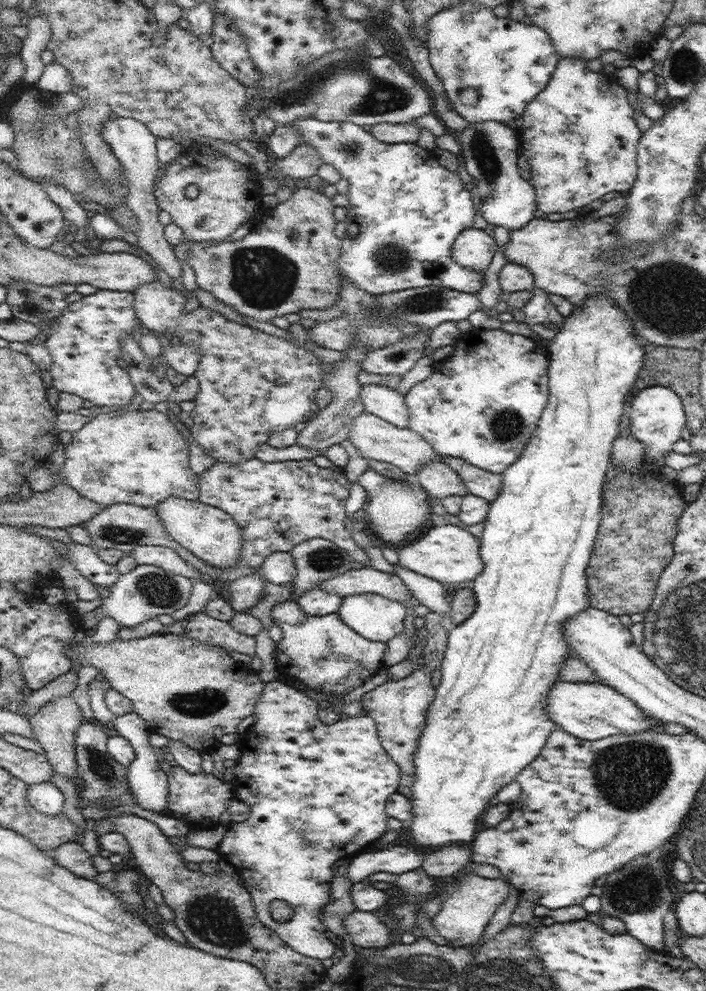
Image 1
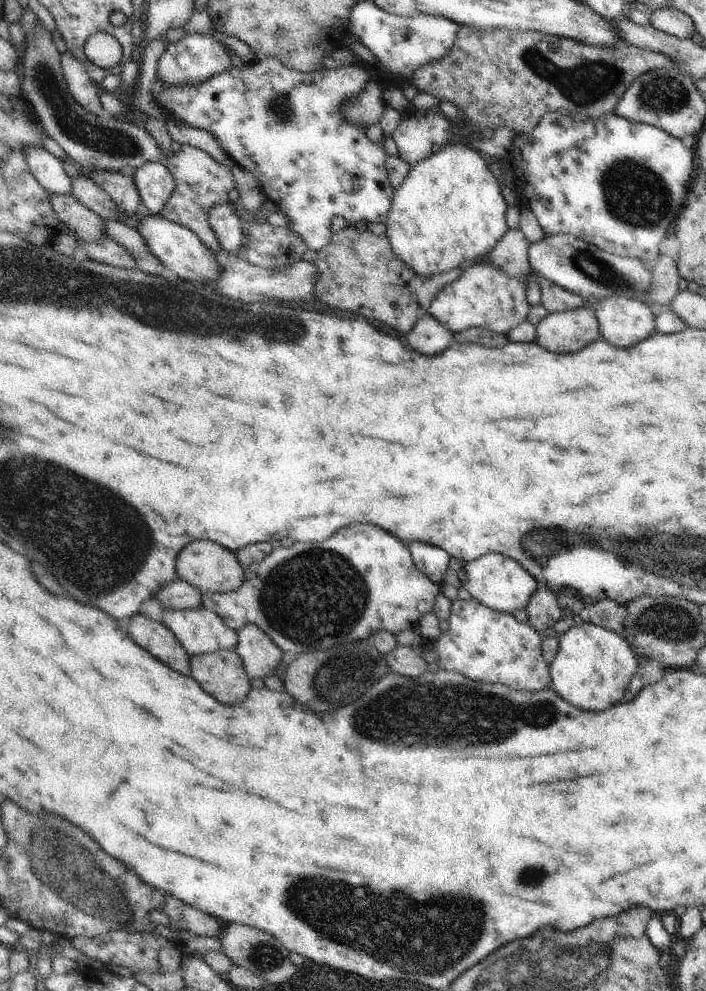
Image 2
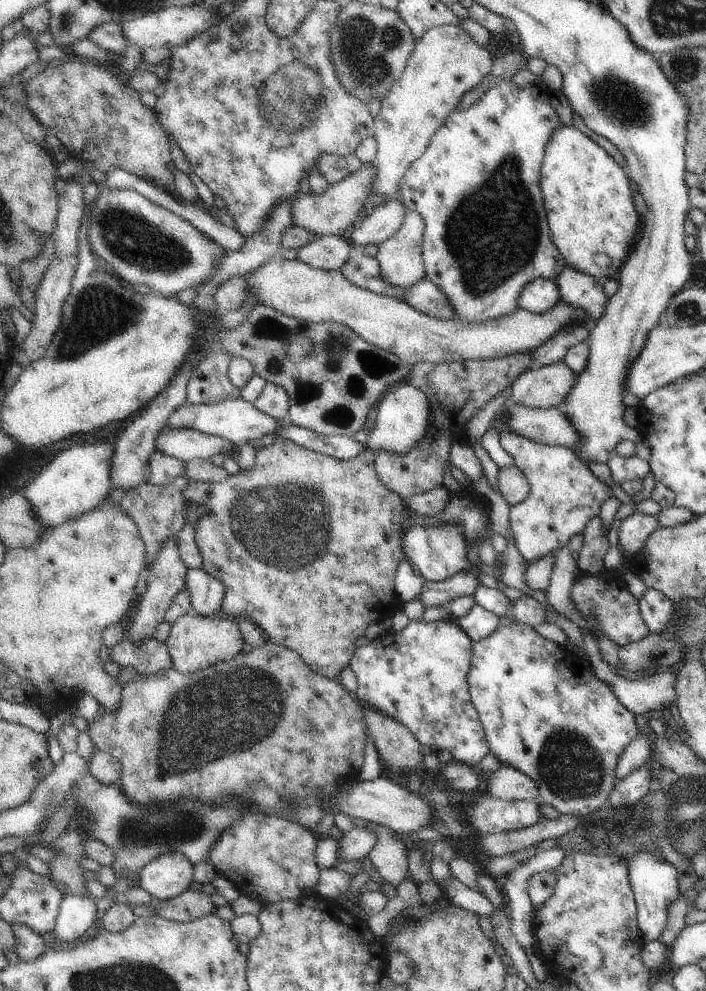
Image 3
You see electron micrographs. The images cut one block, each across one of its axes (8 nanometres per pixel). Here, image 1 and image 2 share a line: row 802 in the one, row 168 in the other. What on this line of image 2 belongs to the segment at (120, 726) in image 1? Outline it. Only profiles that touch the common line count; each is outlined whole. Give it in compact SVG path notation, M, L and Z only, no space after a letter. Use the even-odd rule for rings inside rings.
M159 162L159 164L145 164L137 172L133 172L133 178L141 190L143 204L157 216L161 208L169 202L171 194L175 192L175 180L169 168Z

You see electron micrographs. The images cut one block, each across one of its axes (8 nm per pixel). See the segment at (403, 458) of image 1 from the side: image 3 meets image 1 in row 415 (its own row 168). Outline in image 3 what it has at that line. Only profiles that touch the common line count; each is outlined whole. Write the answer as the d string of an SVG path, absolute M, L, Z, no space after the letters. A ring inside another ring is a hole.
M365 164L357 172L343 178L341 182L327 186L327 190L319 196L315 194L295 196L291 204L291 222L293 222L291 226L305 228L307 232L313 232L315 236L345 236L351 230L353 226L351 222L355 220L355 216L361 216L363 212L367 212L367 206L363 202L369 196L373 178L375 178L375 166Z

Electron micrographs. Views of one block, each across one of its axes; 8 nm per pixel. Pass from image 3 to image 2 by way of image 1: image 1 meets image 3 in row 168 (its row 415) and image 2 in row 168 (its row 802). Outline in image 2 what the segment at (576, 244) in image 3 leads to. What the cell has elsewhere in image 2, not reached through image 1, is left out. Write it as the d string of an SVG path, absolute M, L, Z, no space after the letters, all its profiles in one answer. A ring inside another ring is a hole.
M467 144L445 146L441 152L431 154L415 164L395 190L387 212L385 236L393 254L407 270L415 272L417 276L441 276L451 268L467 268L491 254L491 250L509 230L505 224L505 208L507 204L501 198L497 180L487 170L477 150Z

